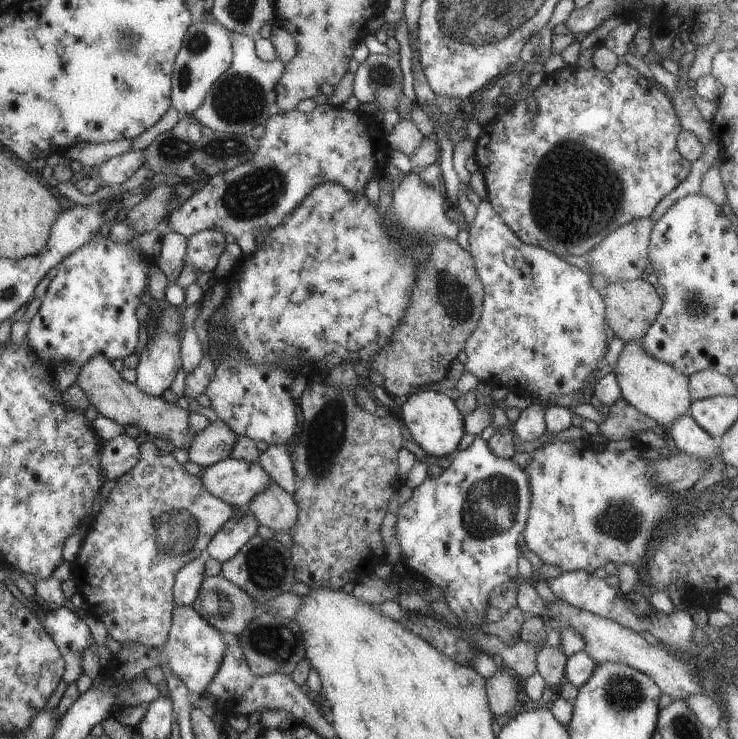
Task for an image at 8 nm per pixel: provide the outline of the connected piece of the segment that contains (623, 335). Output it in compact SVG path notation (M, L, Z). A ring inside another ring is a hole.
M640 277L631 280L610 281L602 295L607 326L613 331L614 336L620 338L623 343L639 341L655 320L662 305L662 299L653 289L653 285Z

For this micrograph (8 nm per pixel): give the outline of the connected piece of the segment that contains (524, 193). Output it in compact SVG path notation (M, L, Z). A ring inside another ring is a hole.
M626 63L617 64L608 73L597 70L595 67L583 69L576 64L567 65L551 74L545 74L541 84L532 92L532 98L536 102L534 113L528 111L527 101L513 103L505 114L481 126L480 133L474 141L474 148L470 152L475 156L484 178L486 200L500 216L505 226L508 226L513 234L525 244L547 249L561 257L567 254L575 256L587 254L610 232L621 225L631 222L633 219L647 218L657 202L669 194L689 174L690 162L687 162L676 149L676 136L683 129L680 127L679 119L667 92L659 91L655 85Z

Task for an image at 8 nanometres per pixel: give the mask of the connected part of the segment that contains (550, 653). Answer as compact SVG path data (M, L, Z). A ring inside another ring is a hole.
M544 643L536 655L536 672L541 675L545 686L557 690L564 676L564 666L566 665L566 656L560 648L551 647Z

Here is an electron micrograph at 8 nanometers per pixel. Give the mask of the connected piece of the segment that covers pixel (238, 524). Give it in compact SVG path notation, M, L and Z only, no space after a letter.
M245 511L239 520L229 519L221 525L221 528L211 537L206 553L212 559L222 563L225 559L233 556L239 547L249 540L250 536L256 534L258 522L254 516Z

